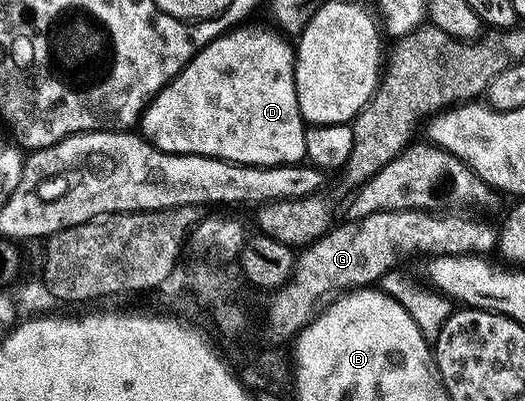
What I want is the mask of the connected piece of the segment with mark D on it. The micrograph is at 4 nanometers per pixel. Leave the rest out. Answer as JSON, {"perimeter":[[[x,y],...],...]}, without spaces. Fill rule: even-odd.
{"perimeter":[[[242,25],[237,29],[227,30],[225,32],[227,35],[222,35],[219,39],[211,38],[206,46],[201,48],[190,60],[189,65],[156,98],[150,100],[146,112],[142,114],[140,131],[154,146],[160,148],[164,153],[173,155],[199,155],[204,158],[222,159],[224,162],[252,167],[288,167],[301,164],[307,158],[306,132],[308,127],[300,113],[298,90],[294,80],[295,44],[281,30],[269,31],[266,27],[250,26]]]}

